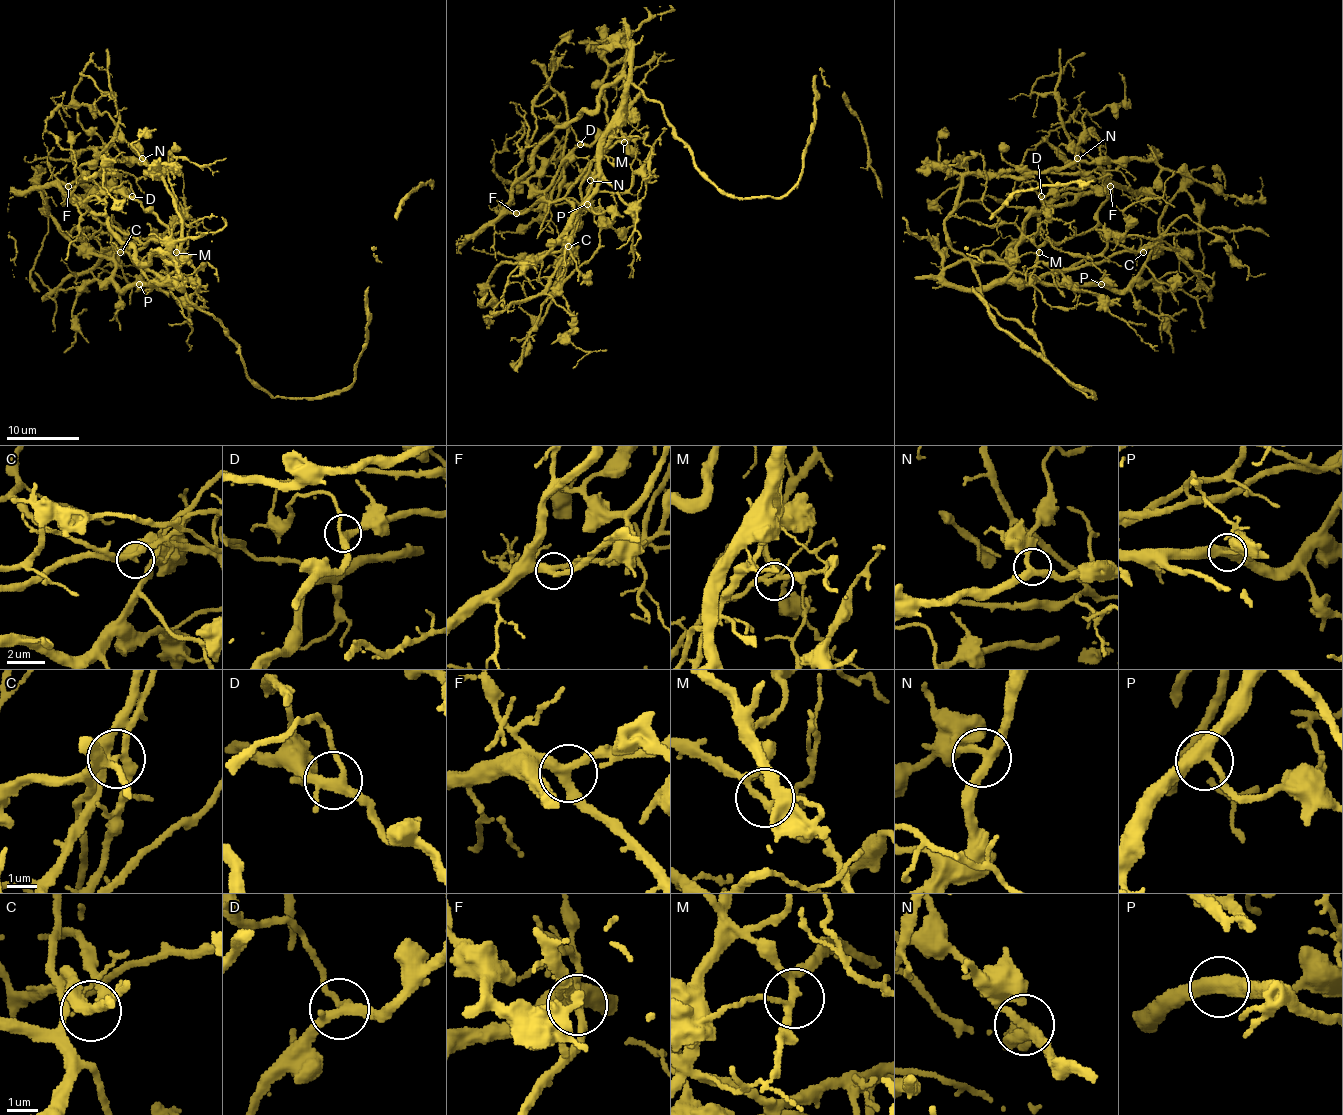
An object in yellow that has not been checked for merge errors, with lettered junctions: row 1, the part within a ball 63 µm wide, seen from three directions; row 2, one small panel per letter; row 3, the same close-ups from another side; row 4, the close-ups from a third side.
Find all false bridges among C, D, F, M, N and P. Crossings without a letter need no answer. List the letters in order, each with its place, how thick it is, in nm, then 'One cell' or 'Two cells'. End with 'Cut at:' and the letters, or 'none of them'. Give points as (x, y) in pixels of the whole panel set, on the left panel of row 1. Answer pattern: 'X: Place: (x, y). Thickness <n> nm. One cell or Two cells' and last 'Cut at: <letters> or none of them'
C: Place: (120, 252). Thickness 320 nm. Two cells
D: Place: (132, 196). Thickness 280 nm. One cell
F: Place: (68, 186). Thickness 320 nm. One cell
M: Place: (176, 252). Thickness 190 nm. Two cells
N: Place: (142, 158). Thickness 320 nm. One cell
P: Place: (139, 284). Thickness 380 nm. One cell
Cut at: C, M

